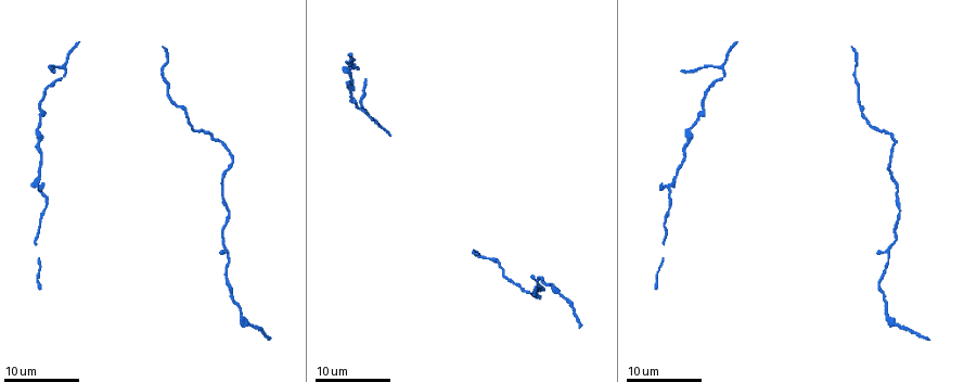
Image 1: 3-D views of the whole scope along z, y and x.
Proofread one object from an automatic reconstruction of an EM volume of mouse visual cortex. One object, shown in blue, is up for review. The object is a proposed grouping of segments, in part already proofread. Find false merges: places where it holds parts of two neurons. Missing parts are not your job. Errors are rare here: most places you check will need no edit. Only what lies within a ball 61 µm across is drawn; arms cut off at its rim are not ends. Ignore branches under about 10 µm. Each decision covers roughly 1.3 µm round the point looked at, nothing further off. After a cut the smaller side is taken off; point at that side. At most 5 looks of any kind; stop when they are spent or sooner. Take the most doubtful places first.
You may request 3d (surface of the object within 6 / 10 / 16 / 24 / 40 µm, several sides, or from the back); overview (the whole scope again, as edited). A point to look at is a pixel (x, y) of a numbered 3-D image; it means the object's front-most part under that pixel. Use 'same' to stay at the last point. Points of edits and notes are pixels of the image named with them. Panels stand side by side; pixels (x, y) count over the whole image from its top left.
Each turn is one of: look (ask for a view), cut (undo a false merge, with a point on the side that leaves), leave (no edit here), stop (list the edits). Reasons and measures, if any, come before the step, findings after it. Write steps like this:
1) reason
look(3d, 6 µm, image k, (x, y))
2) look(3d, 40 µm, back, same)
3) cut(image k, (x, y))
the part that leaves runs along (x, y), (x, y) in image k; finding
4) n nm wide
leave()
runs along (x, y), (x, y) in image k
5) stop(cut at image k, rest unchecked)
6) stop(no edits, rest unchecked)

three-way junction
look(3d, 10 µm, image 1, (667, 186))

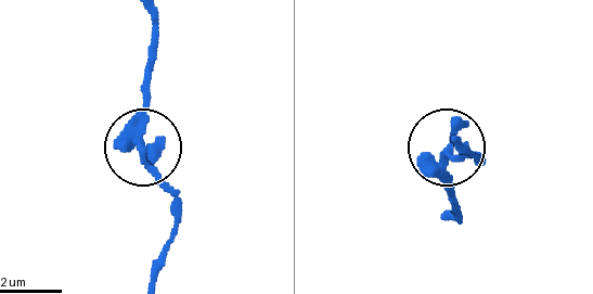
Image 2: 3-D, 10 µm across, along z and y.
240 nm wide
leave()
runs along (449, 218), (454, 181), (447, 151), (482, 158) in image 2; continuous, no second neuron

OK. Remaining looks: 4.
thick turns thin
look(3d, 10 µm, image 1, (542, 290))

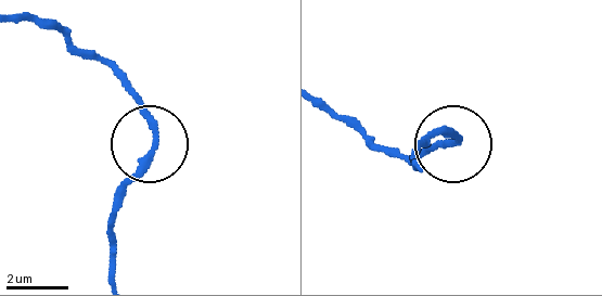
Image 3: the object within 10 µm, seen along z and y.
look(3d, 6 µm, image 3, (456, 138))

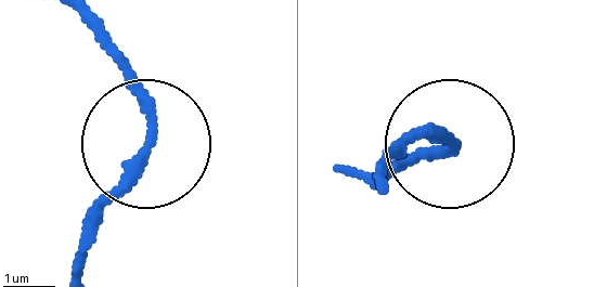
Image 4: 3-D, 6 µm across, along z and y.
220 nm wide
leave()
runs along (81, 17), (150, 134), (90, 246) in image 4; continuous, no second neuron

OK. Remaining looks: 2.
narrows sharply
look(3d, 6 µm, image 1, (893, 241))

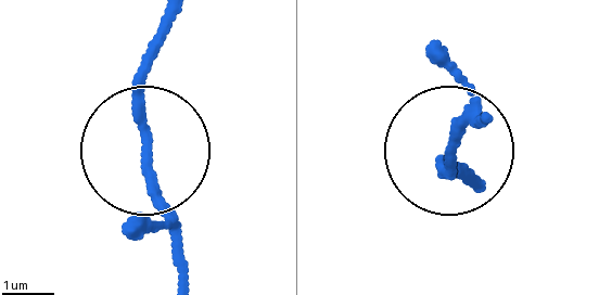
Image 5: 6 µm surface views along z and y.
leave()
runs along (479, 191), (449, 165), (466, 87) in image 5; all the same neuron

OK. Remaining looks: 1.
stop(no edits, rest unchecked)

